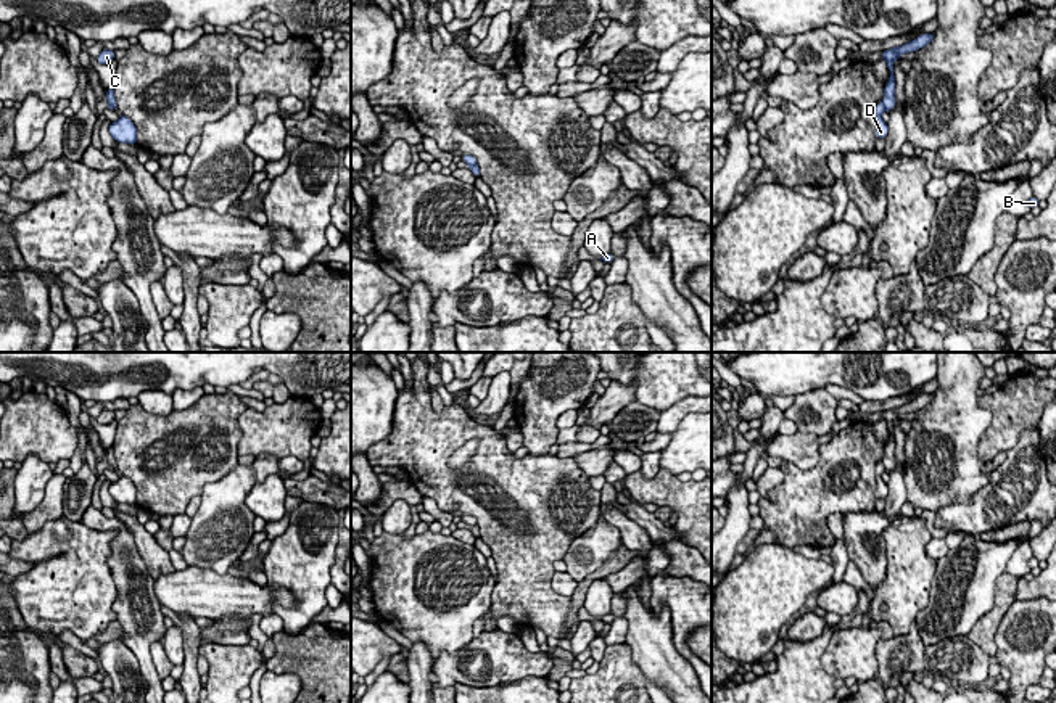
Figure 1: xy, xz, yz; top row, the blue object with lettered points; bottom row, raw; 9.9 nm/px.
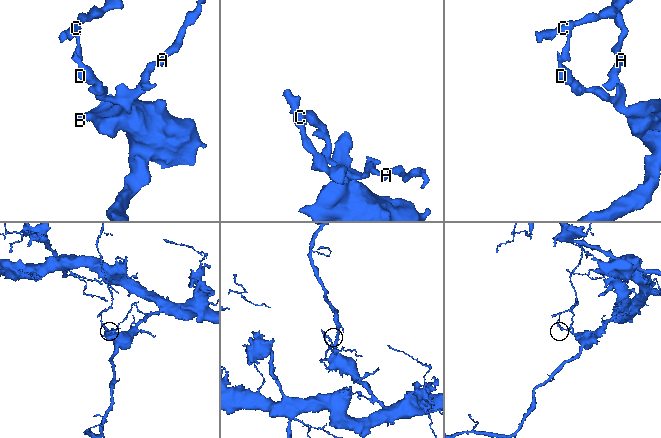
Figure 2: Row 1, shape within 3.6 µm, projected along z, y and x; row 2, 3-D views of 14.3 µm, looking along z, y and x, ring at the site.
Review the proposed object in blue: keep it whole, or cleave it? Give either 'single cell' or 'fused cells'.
fused cells

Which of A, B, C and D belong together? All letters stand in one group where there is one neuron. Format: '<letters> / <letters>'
A B D / C

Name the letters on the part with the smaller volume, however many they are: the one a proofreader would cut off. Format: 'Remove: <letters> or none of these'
Remove: C

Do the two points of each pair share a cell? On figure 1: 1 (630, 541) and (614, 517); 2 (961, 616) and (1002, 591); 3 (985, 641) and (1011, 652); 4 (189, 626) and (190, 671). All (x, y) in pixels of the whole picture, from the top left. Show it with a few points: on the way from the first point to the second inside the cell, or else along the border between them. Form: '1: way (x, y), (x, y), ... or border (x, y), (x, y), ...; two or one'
1: way (630, 534), (620, 523); one
2: border (1005, 570), (995, 586), (995, 604), (974, 624); two
3: border (1008, 610), (995, 636), (995, 655); two
4: way (190, 637), (190, 660); one

